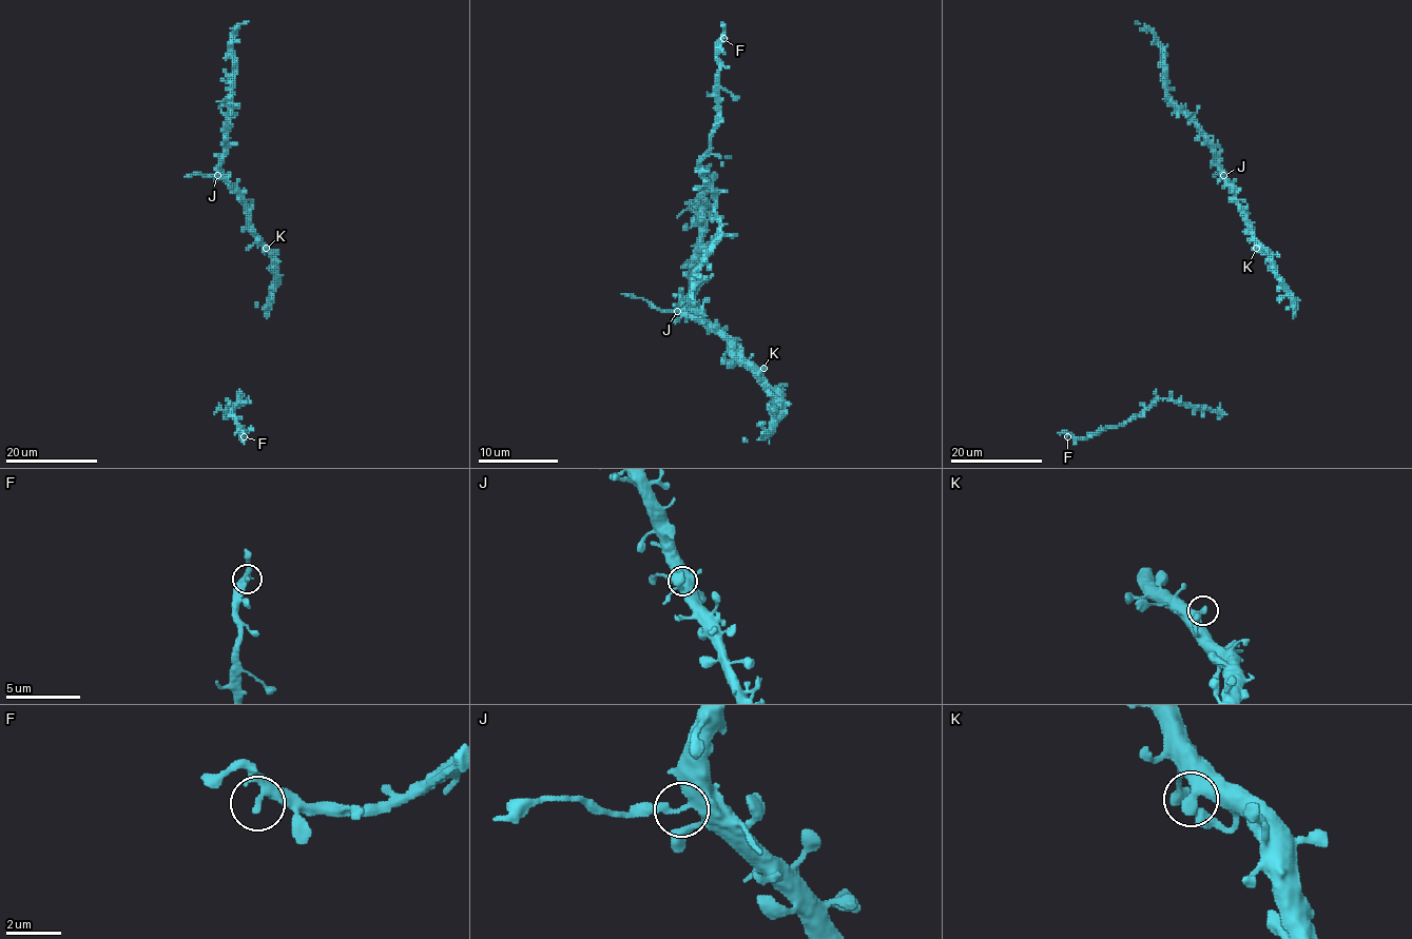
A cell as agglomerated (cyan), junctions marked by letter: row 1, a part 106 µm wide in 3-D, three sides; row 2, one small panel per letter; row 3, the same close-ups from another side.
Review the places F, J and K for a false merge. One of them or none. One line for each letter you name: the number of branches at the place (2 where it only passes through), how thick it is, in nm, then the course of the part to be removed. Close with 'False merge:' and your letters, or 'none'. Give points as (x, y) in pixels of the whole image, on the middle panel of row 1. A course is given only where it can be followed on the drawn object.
J: branches 2; calibre 400 nm; course (677, 312), (657, 310), (641, 298), (621, 294)
False merge: J

